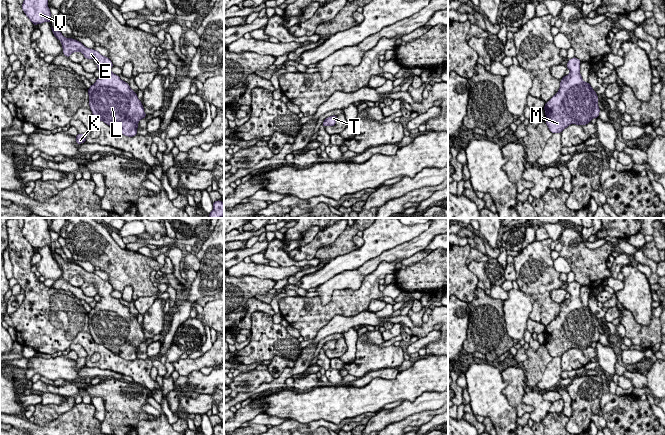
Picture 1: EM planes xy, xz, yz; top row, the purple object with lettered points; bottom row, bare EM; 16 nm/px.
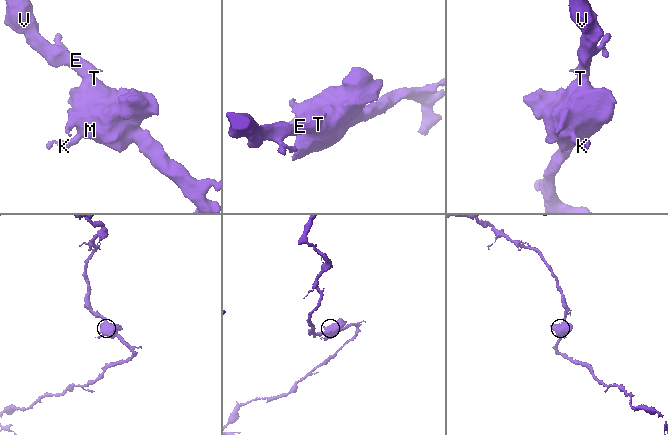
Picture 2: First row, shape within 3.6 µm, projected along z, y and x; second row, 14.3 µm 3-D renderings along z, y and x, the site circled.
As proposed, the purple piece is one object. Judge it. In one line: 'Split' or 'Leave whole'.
Leave whole

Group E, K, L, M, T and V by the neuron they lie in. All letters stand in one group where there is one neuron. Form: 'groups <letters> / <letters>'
groups E K L M T V

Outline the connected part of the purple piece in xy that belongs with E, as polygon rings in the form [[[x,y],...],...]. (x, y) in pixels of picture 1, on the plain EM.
[[[52,250],[51,253],[54,260],[61,265],[63,278],[66,281],[69,282],[72,277],[79,275],[84,282],[97,286],[101,299],[88,312],[89,330],[94,342],[103,345],[125,360],[138,359],[138,347],[147,339],[137,317],[130,312],[127,306],[110,295],[113,291],[112,285],[98,275],[85,271],[81,266],[64,261]]]

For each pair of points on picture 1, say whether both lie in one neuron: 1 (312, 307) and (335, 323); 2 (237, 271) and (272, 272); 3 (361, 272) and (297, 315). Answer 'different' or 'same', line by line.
1: different
2: same
3: different

